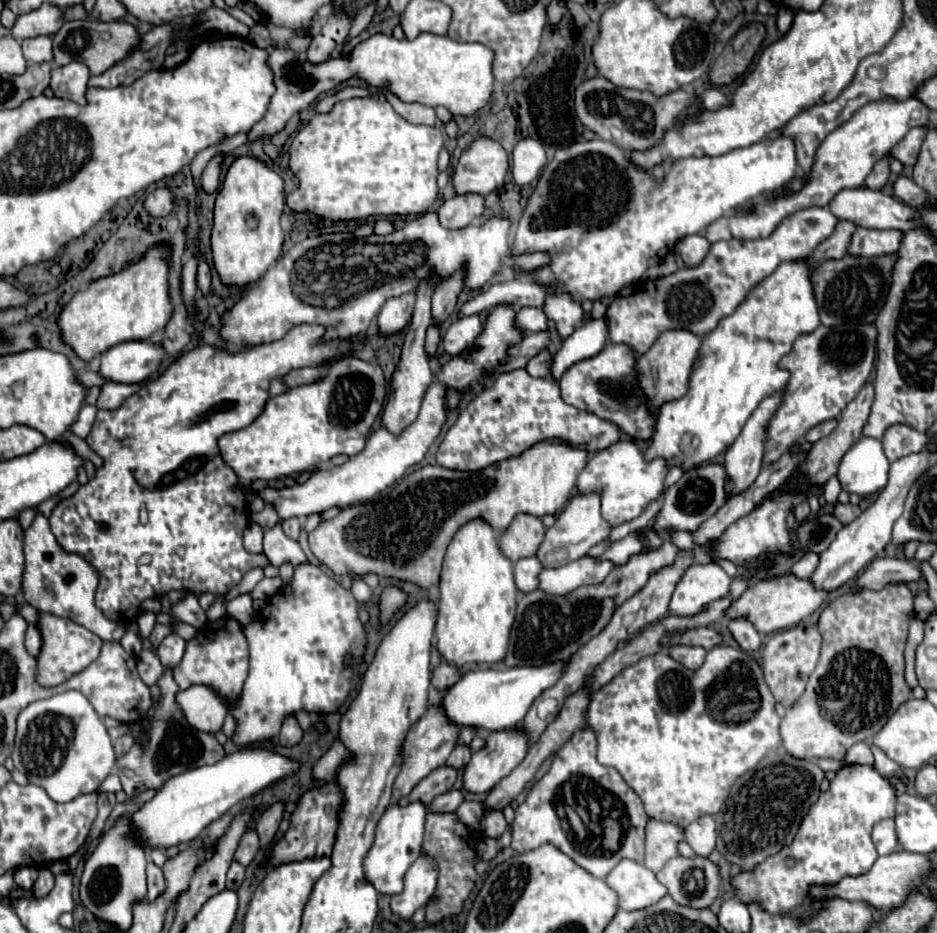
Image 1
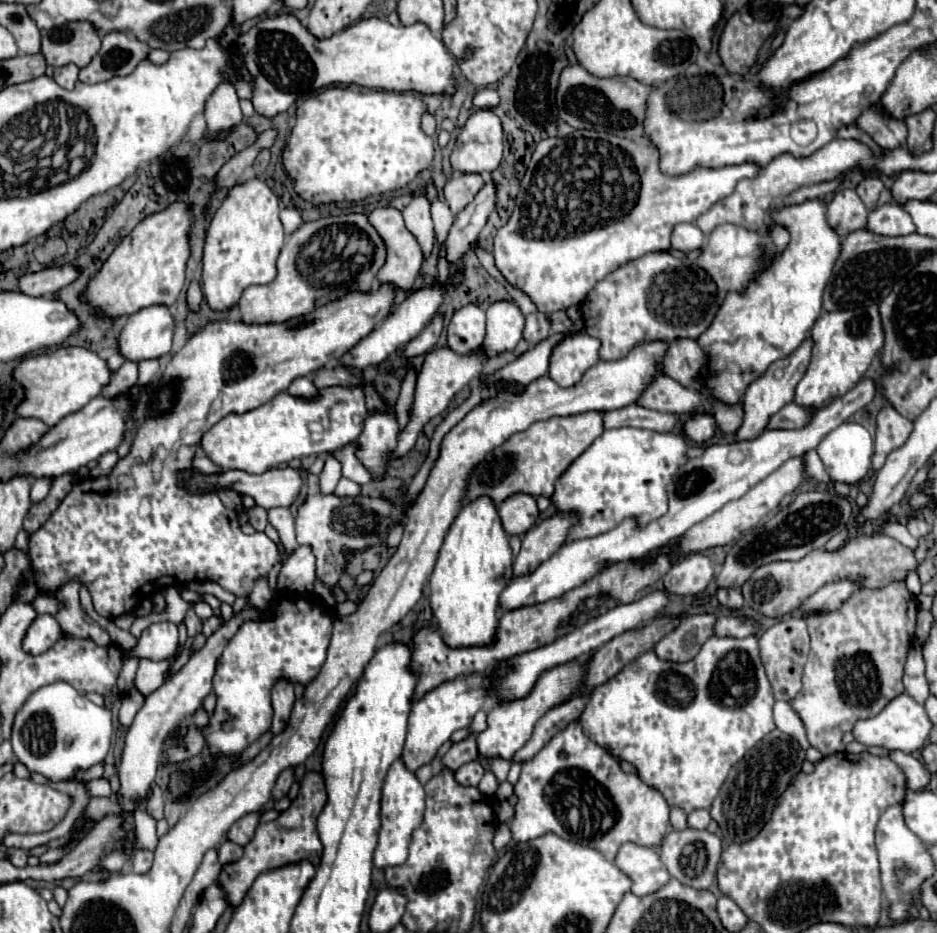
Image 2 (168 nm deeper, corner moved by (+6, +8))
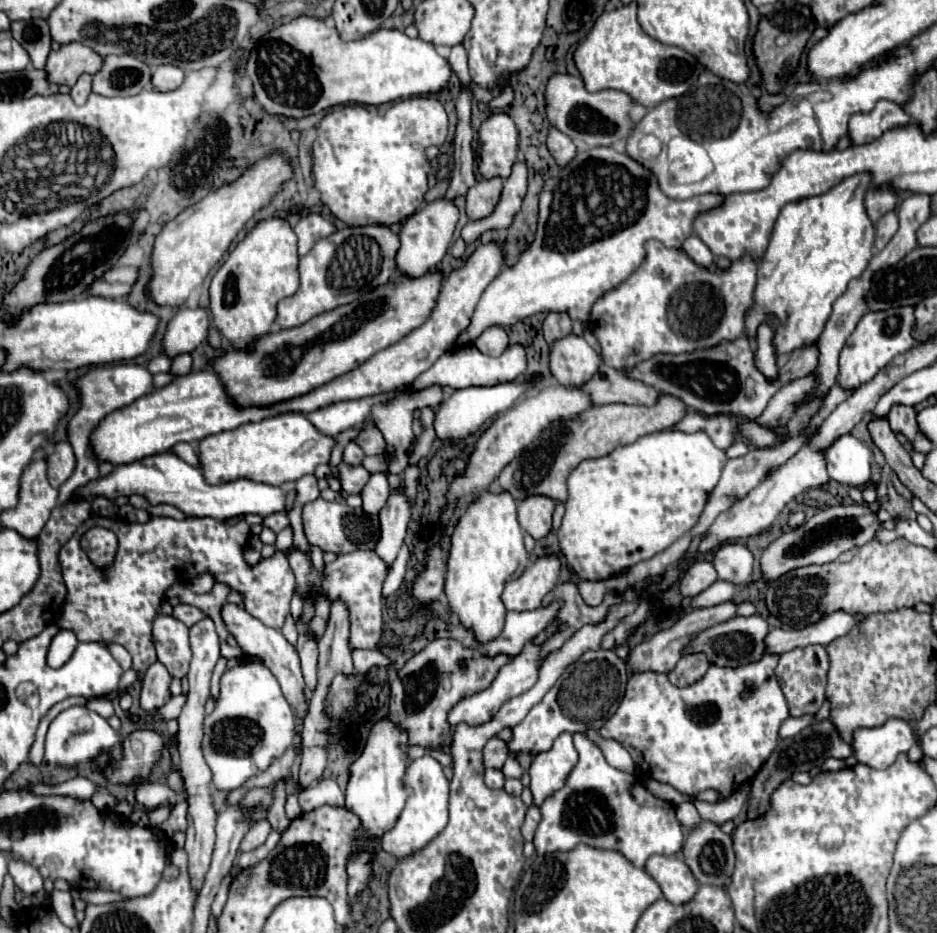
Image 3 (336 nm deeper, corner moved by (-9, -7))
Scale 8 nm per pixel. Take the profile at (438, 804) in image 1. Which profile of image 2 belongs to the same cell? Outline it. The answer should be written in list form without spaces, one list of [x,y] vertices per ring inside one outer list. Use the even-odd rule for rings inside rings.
[[[469,762],[469,764],[463,764],[457,772],[455,772],[455,780],[457,784],[461,786],[477,786],[479,780],[483,776],[483,768],[479,762]]]

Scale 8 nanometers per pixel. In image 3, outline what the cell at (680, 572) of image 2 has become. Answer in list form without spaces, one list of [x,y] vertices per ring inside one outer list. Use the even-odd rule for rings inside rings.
[[[694,559],[680,575],[680,593],[682,597],[696,597],[704,589],[708,589],[716,581],[716,569],[712,567],[710,561],[704,559]]]

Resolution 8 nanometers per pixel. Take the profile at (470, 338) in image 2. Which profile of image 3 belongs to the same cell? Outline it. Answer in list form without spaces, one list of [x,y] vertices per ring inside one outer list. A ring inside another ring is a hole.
[[[488,327],[476,341],[474,345],[486,353],[486,355],[502,355],[504,349],[510,345],[508,335],[502,327]]]

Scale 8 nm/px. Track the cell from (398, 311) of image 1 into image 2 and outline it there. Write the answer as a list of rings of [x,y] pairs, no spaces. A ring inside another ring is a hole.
[[[375,208],[371,214],[369,214],[369,224],[381,234],[381,238],[385,240],[387,244],[387,262],[385,266],[379,270],[377,274],[377,280],[381,284],[389,282],[393,284],[395,288],[399,290],[405,290],[405,292],[411,292],[413,290],[413,284],[415,284],[415,278],[419,274],[419,268],[423,264],[423,254],[421,254],[421,248],[417,244],[417,240],[407,232],[405,224],[403,224],[403,218],[401,218],[401,212],[399,210],[393,210],[393,208]]]

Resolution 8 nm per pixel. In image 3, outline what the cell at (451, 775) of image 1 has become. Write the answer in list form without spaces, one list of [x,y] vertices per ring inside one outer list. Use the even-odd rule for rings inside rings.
[[[492,737],[484,747],[484,765],[500,769],[504,765],[506,757],[508,757],[508,745],[502,739]]]

